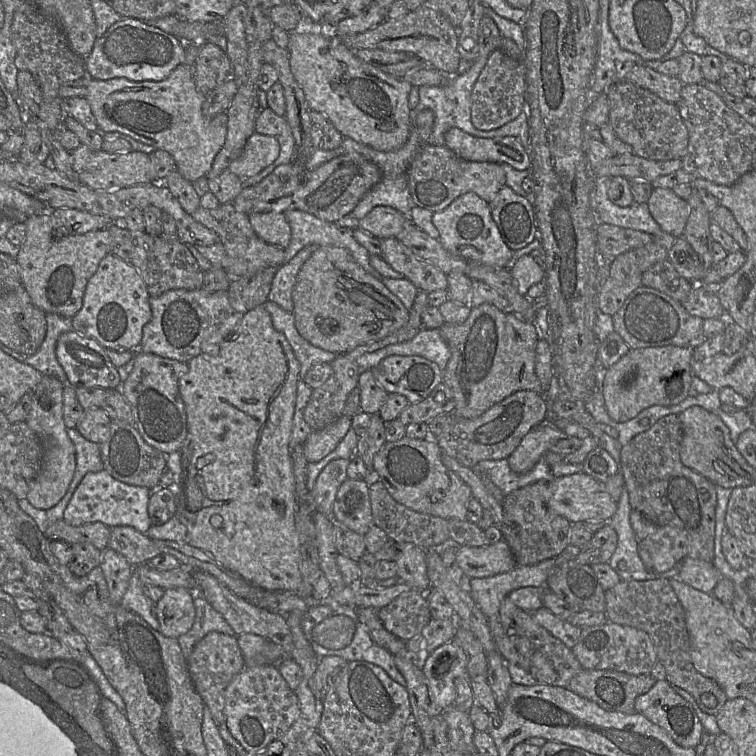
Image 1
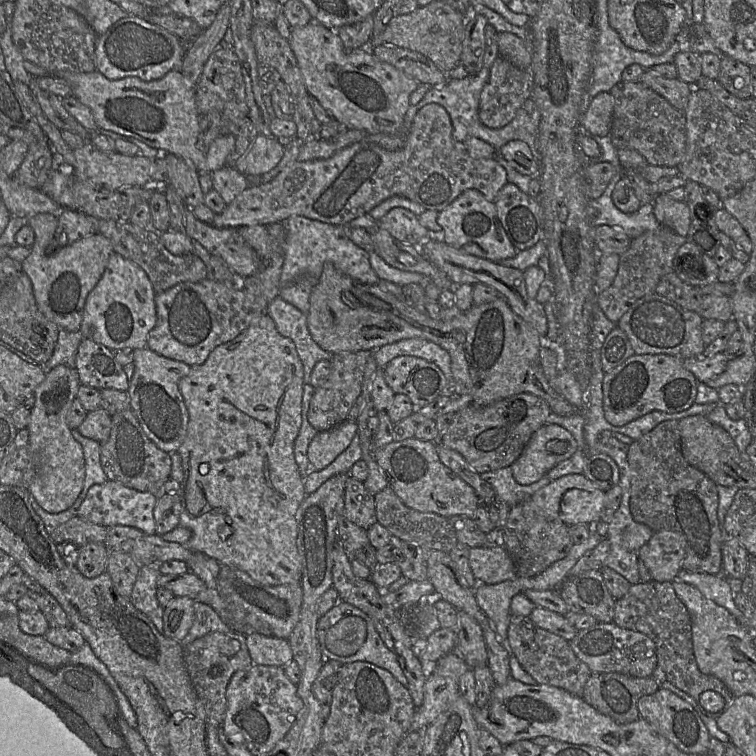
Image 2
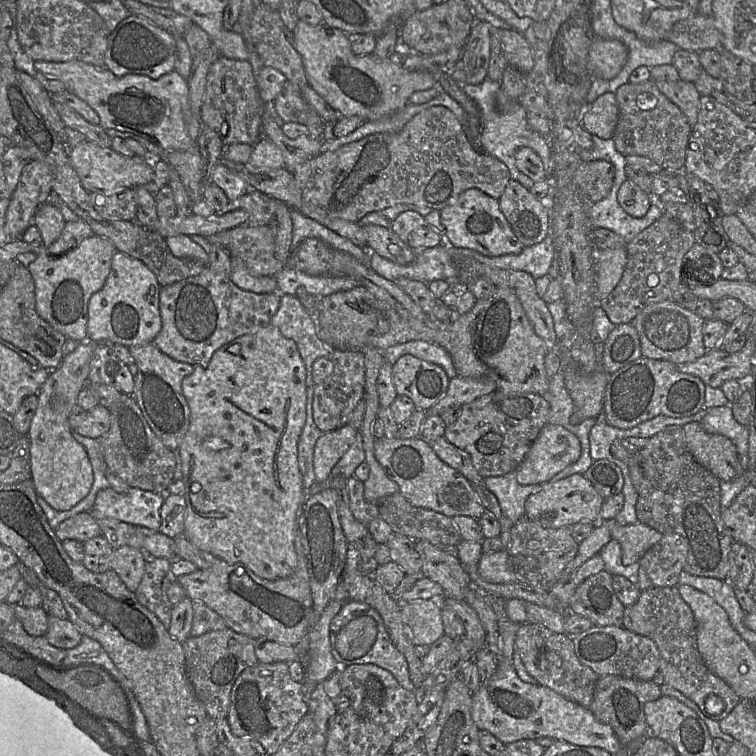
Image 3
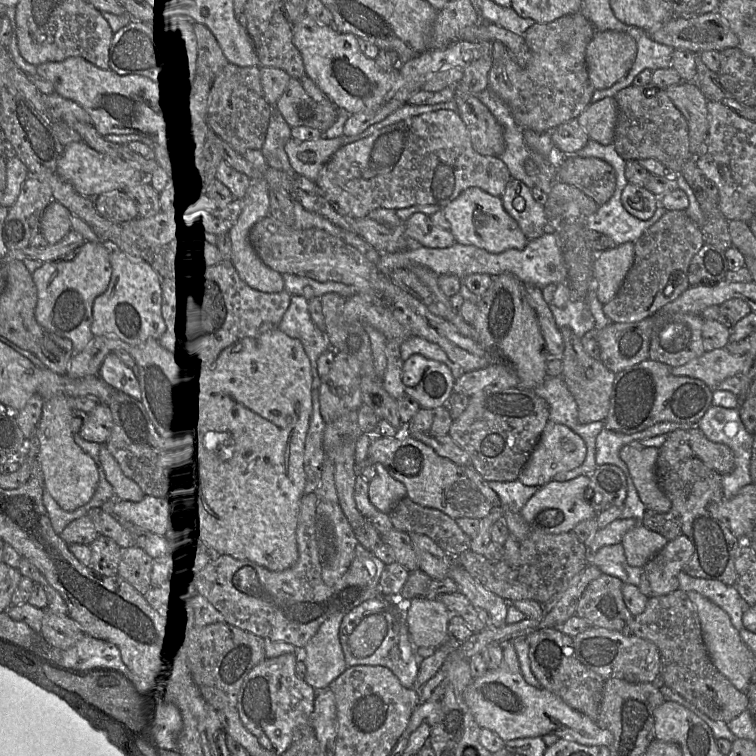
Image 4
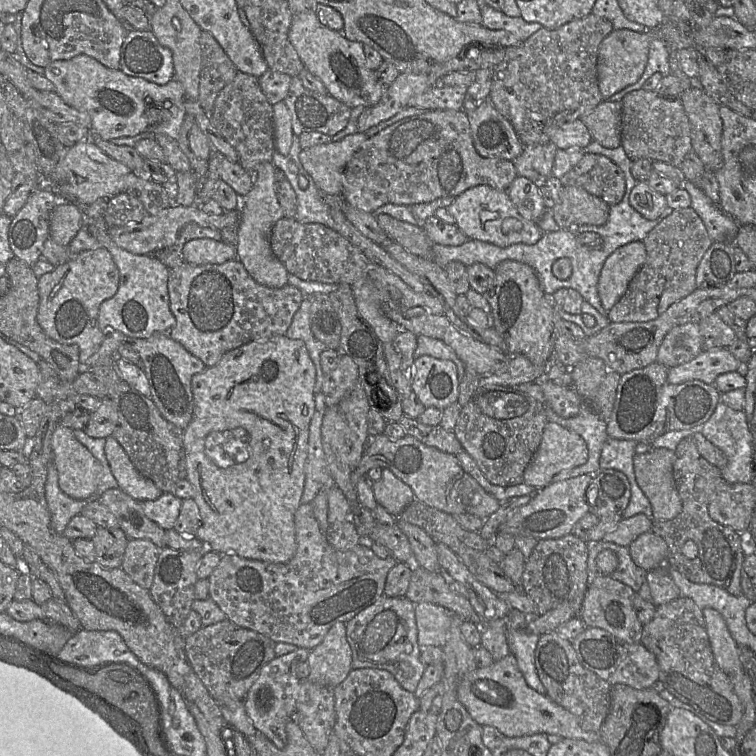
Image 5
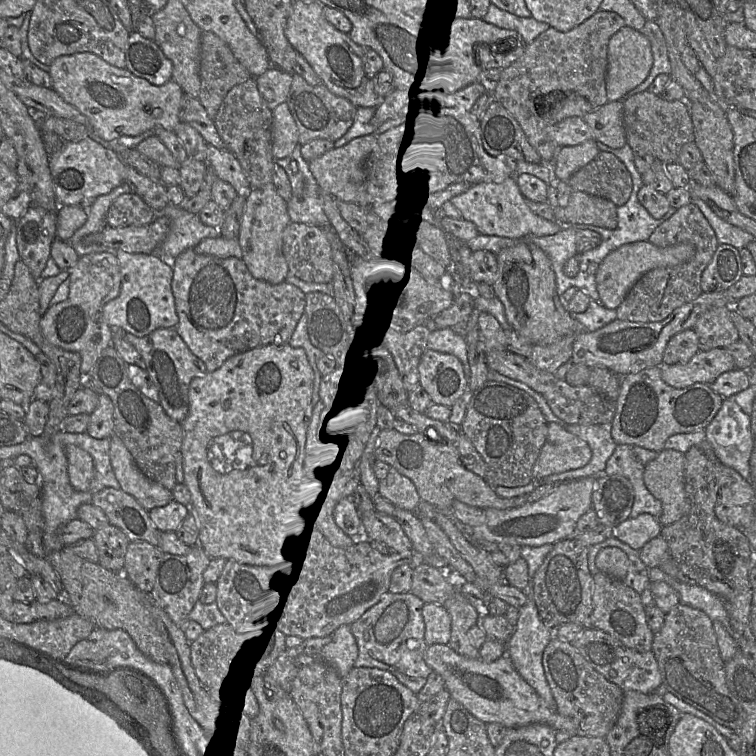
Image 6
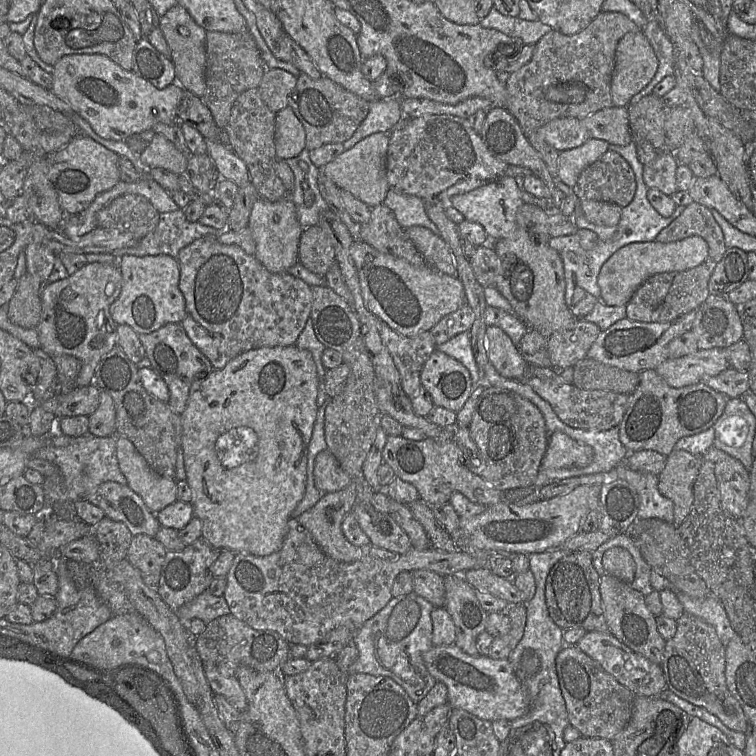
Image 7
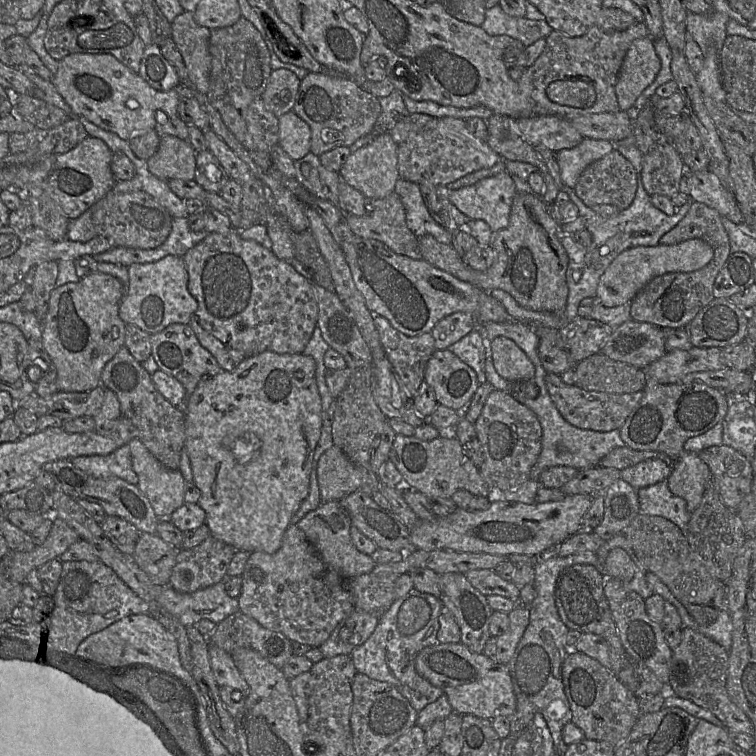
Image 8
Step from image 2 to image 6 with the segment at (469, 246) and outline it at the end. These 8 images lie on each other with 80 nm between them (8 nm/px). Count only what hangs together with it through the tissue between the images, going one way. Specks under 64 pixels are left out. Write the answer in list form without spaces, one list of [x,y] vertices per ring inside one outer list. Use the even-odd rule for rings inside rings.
[[[515,178],[500,183],[479,183],[472,185],[465,193],[451,200],[462,219],[474,223],[479,234],[523,239],[526,236],[544,237],[559,232],[563,225],[549,221],[534,214],[527,206]]]

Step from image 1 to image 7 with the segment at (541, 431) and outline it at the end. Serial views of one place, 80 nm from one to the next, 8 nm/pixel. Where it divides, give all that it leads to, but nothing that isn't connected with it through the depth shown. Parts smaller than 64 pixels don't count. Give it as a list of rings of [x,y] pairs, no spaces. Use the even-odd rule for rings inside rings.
[[[554,432],[549,436],[541,468],[582,468],[590,464],[593,458],[591,446],[578,442],[565,433]]]

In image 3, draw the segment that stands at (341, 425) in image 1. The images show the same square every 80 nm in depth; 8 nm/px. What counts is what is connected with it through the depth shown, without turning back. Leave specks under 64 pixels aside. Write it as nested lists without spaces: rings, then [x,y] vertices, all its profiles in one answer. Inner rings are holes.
[[[351,425],[324,433],[314,447],[313,465],[316,482],[325,482],[332,469],[355,440],[357,430]]]

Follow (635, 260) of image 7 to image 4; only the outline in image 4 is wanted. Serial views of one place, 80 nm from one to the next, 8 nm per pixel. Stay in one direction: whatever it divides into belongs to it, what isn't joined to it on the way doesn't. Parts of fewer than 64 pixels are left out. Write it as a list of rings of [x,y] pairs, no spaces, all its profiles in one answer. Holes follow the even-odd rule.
[[[634,242],[594,253],[595,292],[600,303],[604,305],[617,294],[633,265]]]

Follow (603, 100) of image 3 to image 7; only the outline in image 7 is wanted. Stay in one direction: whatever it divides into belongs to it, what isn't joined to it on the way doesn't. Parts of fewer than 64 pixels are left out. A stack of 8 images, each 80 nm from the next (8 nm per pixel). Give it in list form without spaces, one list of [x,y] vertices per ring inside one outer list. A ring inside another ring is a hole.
[[[627,107],[604,108],[581,119],[581,122],[595,139],[620,146],[632,142]]]

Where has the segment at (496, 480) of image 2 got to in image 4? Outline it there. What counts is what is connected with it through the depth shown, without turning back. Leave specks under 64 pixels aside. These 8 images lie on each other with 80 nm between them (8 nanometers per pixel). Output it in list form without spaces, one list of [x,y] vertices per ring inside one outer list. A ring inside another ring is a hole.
[[[519,479],[509,482],[488,481],[488,483],[501,500],[500,507],[503,510],[505,524],[510,533],[520,543],[531,530],[521,515],[521,509],[539,487],[526,486]]]

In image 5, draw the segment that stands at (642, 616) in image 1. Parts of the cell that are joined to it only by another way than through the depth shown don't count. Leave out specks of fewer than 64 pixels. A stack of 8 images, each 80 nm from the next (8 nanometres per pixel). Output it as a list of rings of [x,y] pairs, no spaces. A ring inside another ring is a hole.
[[[679,596],[656,606],[652,620],[643,625],[641,643],[655,655],[659,680],[675,698],[718,724],[736,727],[740,723],[743,705],[714,658],[702,609],[692,599]]]

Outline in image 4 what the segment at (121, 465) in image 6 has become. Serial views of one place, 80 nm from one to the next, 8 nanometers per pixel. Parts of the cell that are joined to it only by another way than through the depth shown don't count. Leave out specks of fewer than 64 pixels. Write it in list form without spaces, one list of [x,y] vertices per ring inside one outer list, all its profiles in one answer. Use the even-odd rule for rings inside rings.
[[[106,444],[101,445],[99,459],[101,461],[106,480],[111,484],[117,499],[139,502],[145,494],[136,482],[122,472],[119,464],[108,451]]]

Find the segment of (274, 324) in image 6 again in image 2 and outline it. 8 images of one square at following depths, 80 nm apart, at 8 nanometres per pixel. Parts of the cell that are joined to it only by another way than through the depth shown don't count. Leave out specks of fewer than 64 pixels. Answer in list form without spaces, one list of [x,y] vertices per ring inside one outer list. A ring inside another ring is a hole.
[[[208,278],[196,283],[179,283],[156,294],[157,321],[148,334],[147,347],[159,355],[182,361],[190,366],[203,364],[216,346],[236,338],[254,320],[265,314],[268,304],[263,298],[245,292],[241,288],[239,280],[236,286],[226,285]]]

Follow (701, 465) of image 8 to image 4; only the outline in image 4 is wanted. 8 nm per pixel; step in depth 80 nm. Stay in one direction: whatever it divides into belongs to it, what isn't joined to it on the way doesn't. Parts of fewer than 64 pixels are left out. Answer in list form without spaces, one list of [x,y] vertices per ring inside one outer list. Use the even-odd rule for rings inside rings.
[[[625,445],[621,448],[619,455],[627,464],[645,507],[660,514],[667,513],[671,508],[671,501],[661,489],[656,476],[658,448],[635,449]]]

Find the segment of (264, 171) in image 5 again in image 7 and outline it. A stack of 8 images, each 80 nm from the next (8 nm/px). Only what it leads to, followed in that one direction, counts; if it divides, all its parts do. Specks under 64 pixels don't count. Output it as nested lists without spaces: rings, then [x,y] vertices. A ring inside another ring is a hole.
[[[290,197],[271,202],[259,198],[253,205],[247,224],[255,242],[256,259],[271,273],[287,272],[298,262],[298,244],[303,230]]]

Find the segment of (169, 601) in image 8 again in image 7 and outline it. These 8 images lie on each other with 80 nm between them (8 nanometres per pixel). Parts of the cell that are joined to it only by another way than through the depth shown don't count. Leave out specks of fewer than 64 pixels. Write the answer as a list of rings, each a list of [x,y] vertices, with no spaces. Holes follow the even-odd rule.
[[[204,591],[175,612],[184,623],[198,618],[208,624],[220,616],[229,614],[230,609],[223,596],[214,596]]]

